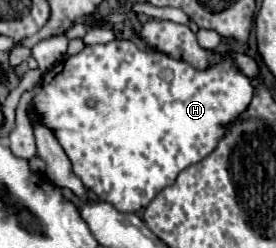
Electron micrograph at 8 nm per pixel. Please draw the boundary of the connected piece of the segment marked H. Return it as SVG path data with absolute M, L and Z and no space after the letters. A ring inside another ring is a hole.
M115 39L115 41L107 43L107 45L87 45L81 53L77 53L73 57L65 57L51 71L47 71L45 77L43 77L43 85L39 85L35 89L35 97L29 103L29 113L33 111L41 119L41 123L53 131L53 135L59 139L63 151L67 153L75 175L83 181L83 185L95 197L105 199L117 211L137 213L141 207L147 207L147 203L151 203L151 199L155 199L155 195L159 191L163 191L163 187L169 187L171 183L175 183L175 179L179 177L179 173L183 169L187 169L193 163L199 163L203 157L207 157L211 151L215 151L219 139L223 139L223 135L229 131L229 127L239 121L239 115L243 111L247 111L253 95L255 95L255 85L253 85L251 77L247 77L235 65L235 61L231 57L221 59L219 63L213 63L207 69L197 69L197 67L189 65L187 61L173 59L173 57L169 57L165 53L159 53L159 51L153 51L153 49L139 49L133 41Z

